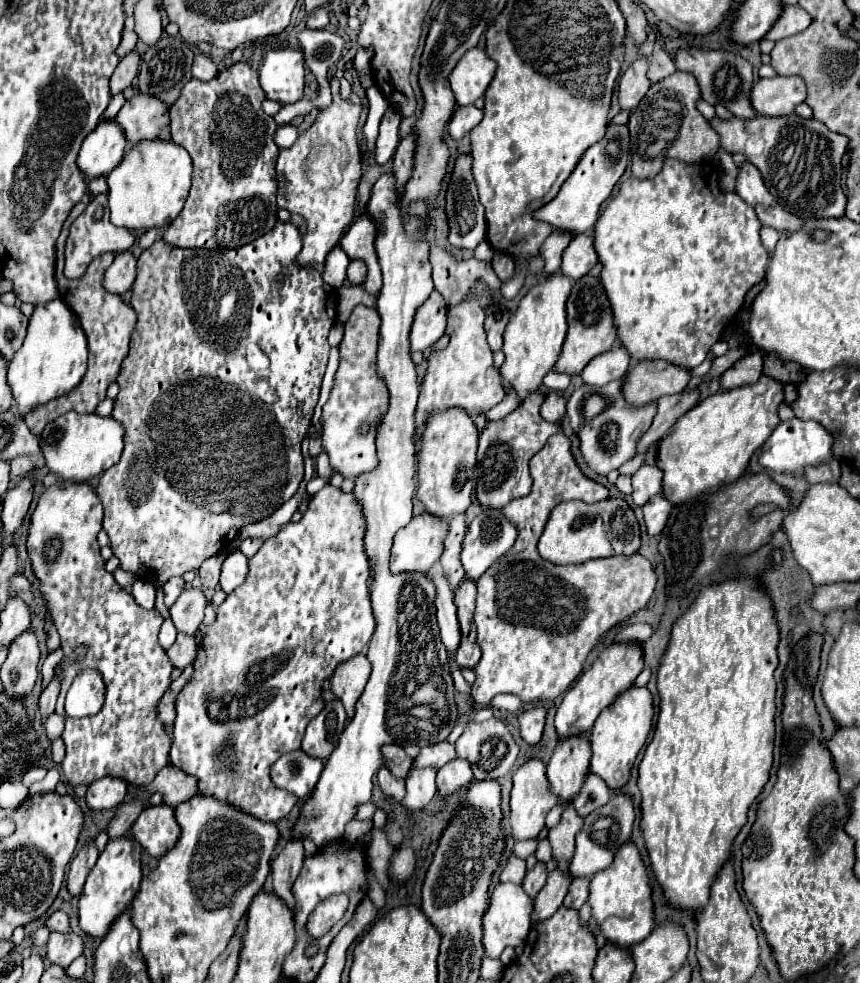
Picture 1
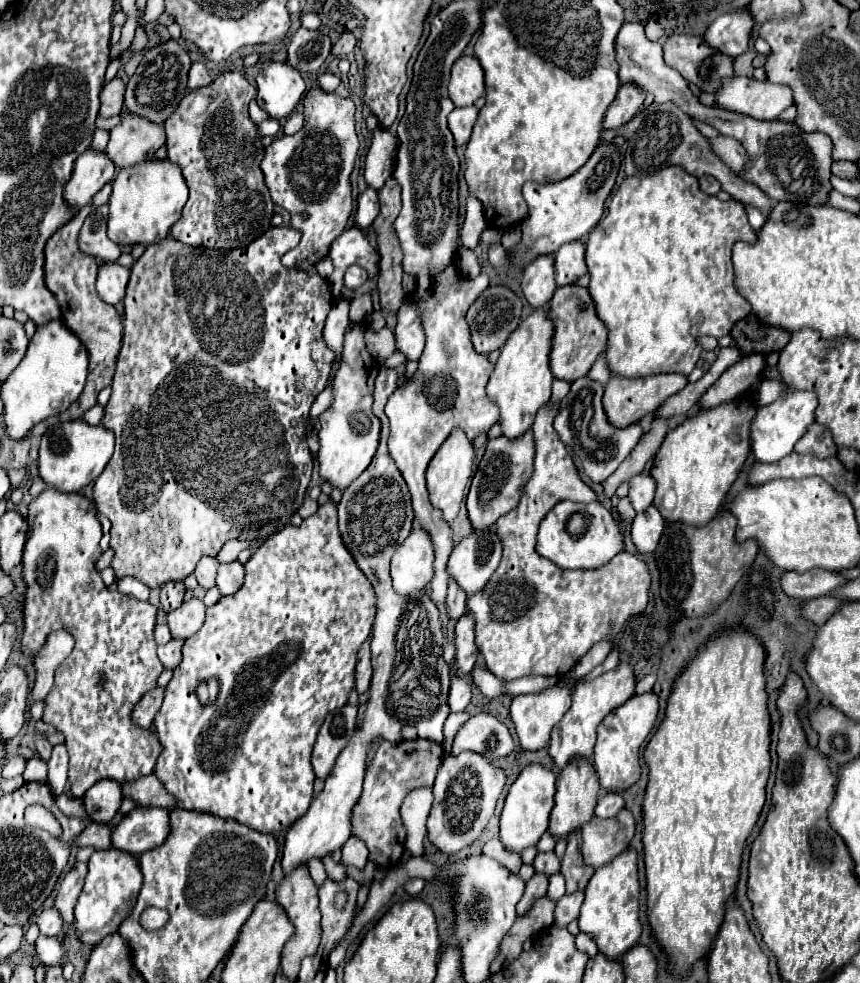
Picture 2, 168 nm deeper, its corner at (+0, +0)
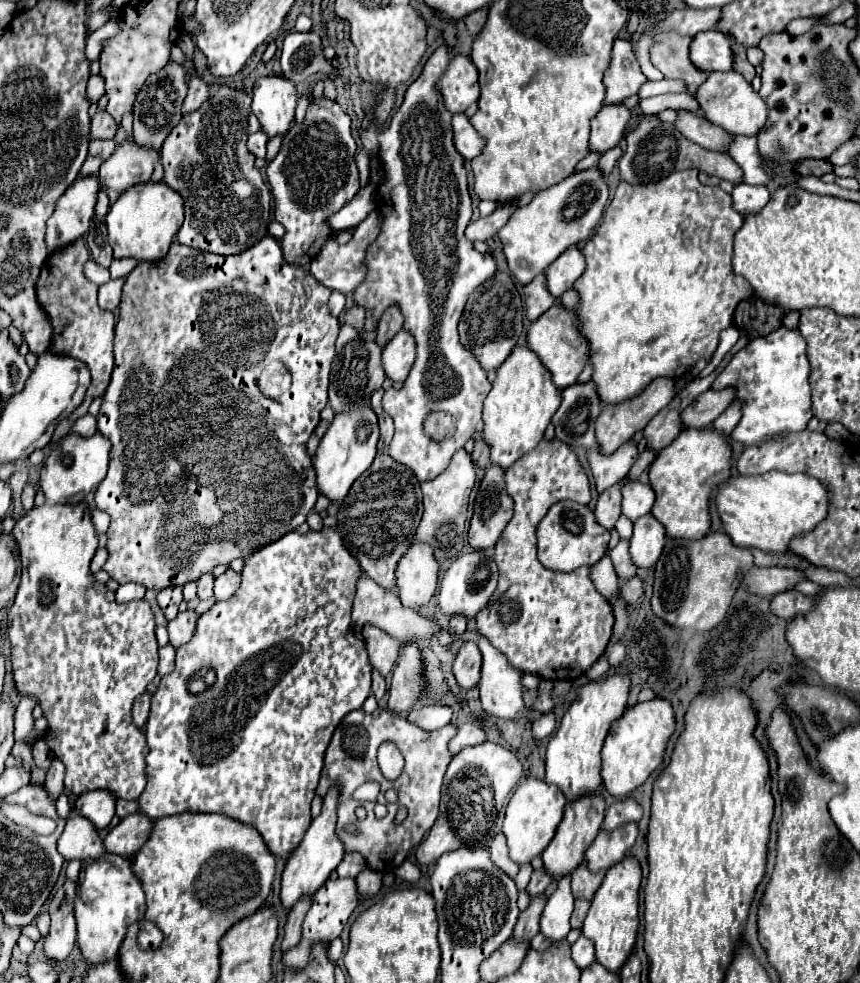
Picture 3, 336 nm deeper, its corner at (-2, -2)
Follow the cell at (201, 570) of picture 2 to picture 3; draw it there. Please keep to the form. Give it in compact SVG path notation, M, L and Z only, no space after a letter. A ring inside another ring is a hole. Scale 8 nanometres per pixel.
M210 573L202 575L198 579L198 597L200 599L210 599L212 597L212 587L214 587L214 577Z

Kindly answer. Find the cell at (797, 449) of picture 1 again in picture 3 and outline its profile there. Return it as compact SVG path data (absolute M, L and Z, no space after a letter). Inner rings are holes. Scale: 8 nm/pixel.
M782 325L766 337L752 339L712 383L714 391L732 387L734 401L742 403L742 419L734 427L732 439L742 445L758 445L772 435L806 429L812 419L808 377L810 361L806 357L806 341L798 329L786 329Z

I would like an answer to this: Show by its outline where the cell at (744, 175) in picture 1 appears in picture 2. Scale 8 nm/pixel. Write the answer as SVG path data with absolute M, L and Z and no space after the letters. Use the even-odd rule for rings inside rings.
M718 137L718 139L712 139L710 143L712 143L712 149L722 157L722 161L736 175L740 175L740 171L746 167L746 161L748 161L748 153L744 151L744 147L732 137Z

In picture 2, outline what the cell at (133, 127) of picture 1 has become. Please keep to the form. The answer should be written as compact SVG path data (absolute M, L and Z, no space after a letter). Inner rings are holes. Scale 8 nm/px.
M128 113L126 117L122 117L122 123L118 123L110 131L110 143L106 153L118 167L128 167L152 159L156 149L164 141L166 133L162 125Z

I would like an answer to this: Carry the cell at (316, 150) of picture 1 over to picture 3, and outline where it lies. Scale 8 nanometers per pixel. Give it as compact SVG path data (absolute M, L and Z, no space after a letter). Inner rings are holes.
M326 97L312 99L304 121L284 135L280 153L266 167L266 179L274 197L274 219L286 229L280 245L290 265L300 265L306 257L312 259L334 235L326 219L360 189L354 155L356 141L350 131L350 117L336 101Z

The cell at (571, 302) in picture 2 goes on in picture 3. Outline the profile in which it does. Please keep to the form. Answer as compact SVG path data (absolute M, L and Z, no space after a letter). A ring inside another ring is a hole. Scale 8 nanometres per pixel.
M558 303L552 305L540 319L536 319L526 335L526 345L538 355L542 365L550 371L552 383L558 389L566 389L576 383L576 377L582 373L584 365L588 363L588 341L578 331L574 323L574 313L560 307Z

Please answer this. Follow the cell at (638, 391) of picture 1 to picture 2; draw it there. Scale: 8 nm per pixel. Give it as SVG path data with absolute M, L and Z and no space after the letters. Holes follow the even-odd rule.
M614 375L606 389L604 389L604 411L608 415L608 421L616 427L626 427L630 423L640 421L646 413L656 411L670 395L678 393L686 387L684 375L650 375L648 379L620 379L620 375Z

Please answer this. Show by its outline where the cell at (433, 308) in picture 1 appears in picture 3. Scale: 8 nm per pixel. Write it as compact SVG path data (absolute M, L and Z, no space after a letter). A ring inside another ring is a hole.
M400 331L382 351L382 369L392 381L406 381L416 357L416 343L408 331Z

